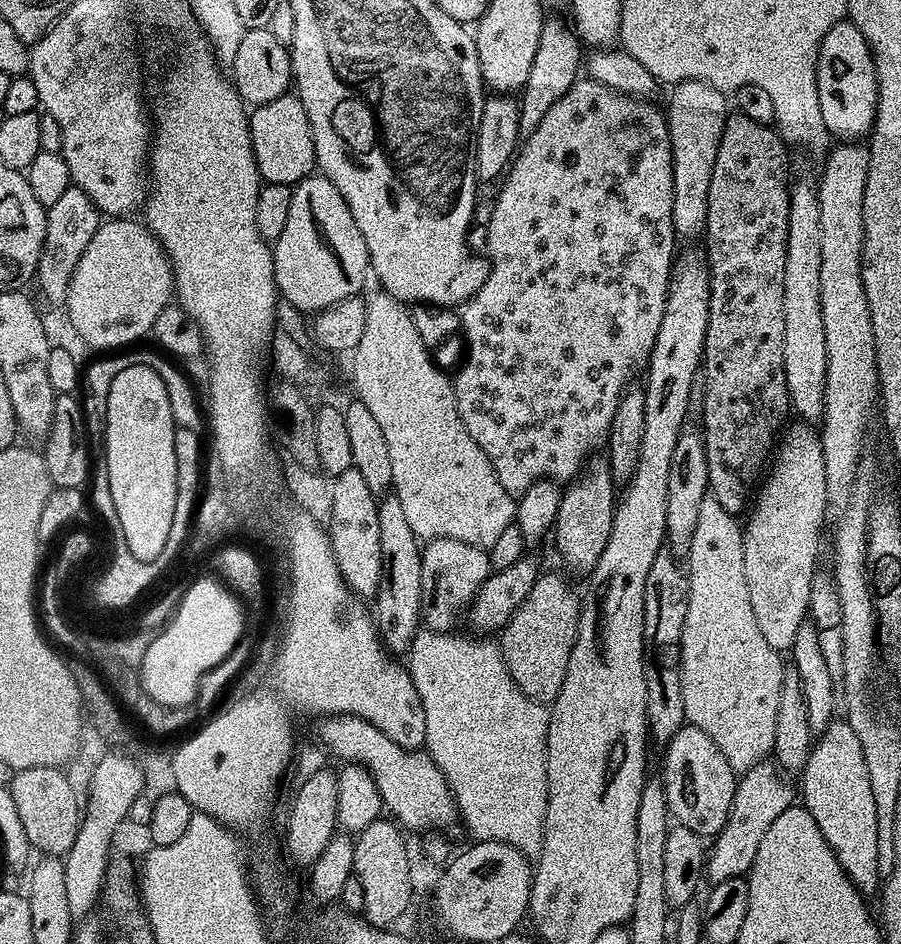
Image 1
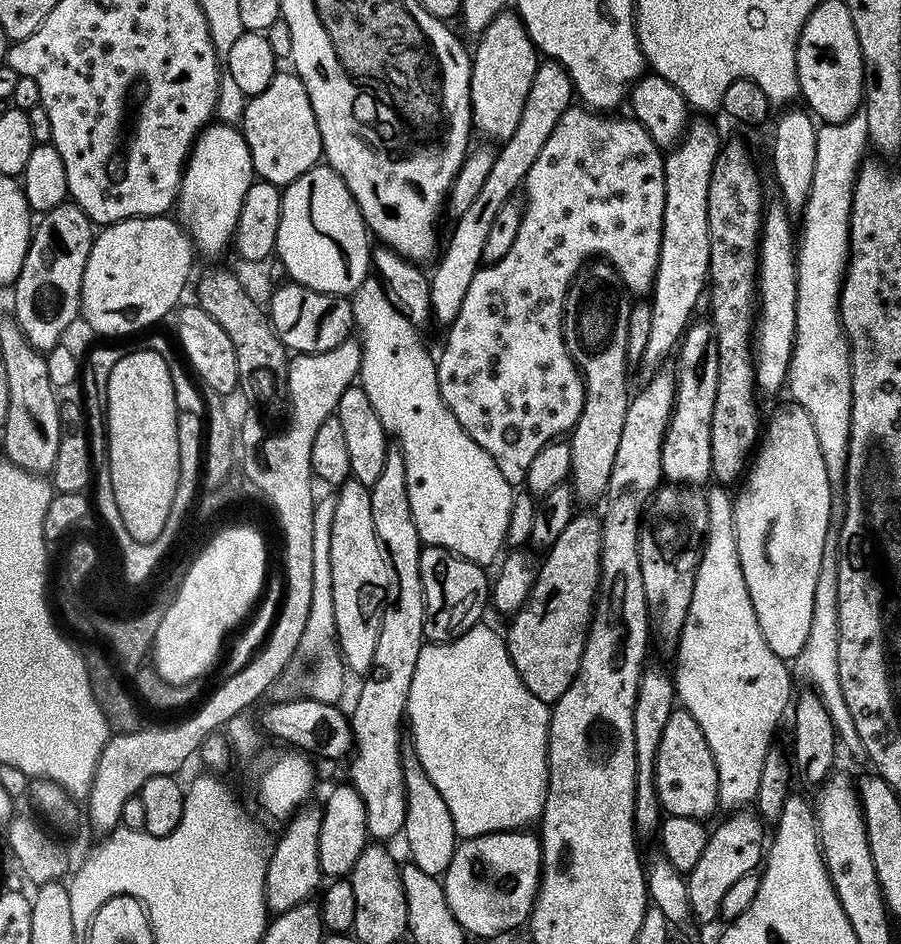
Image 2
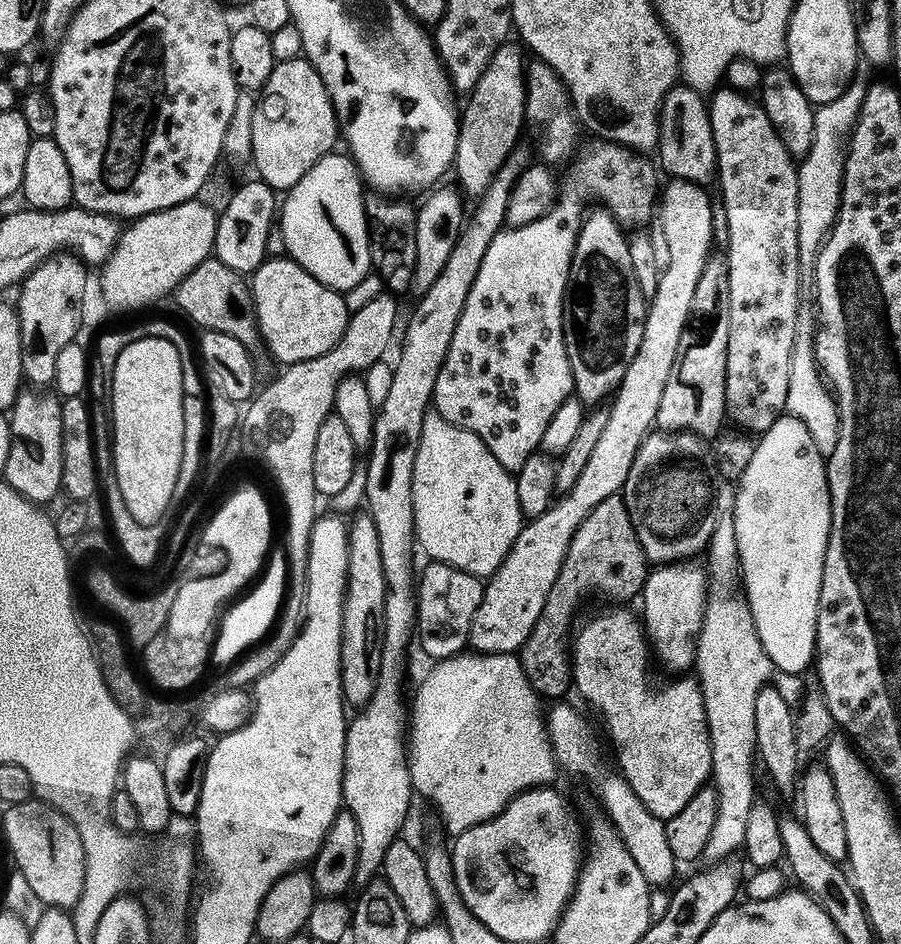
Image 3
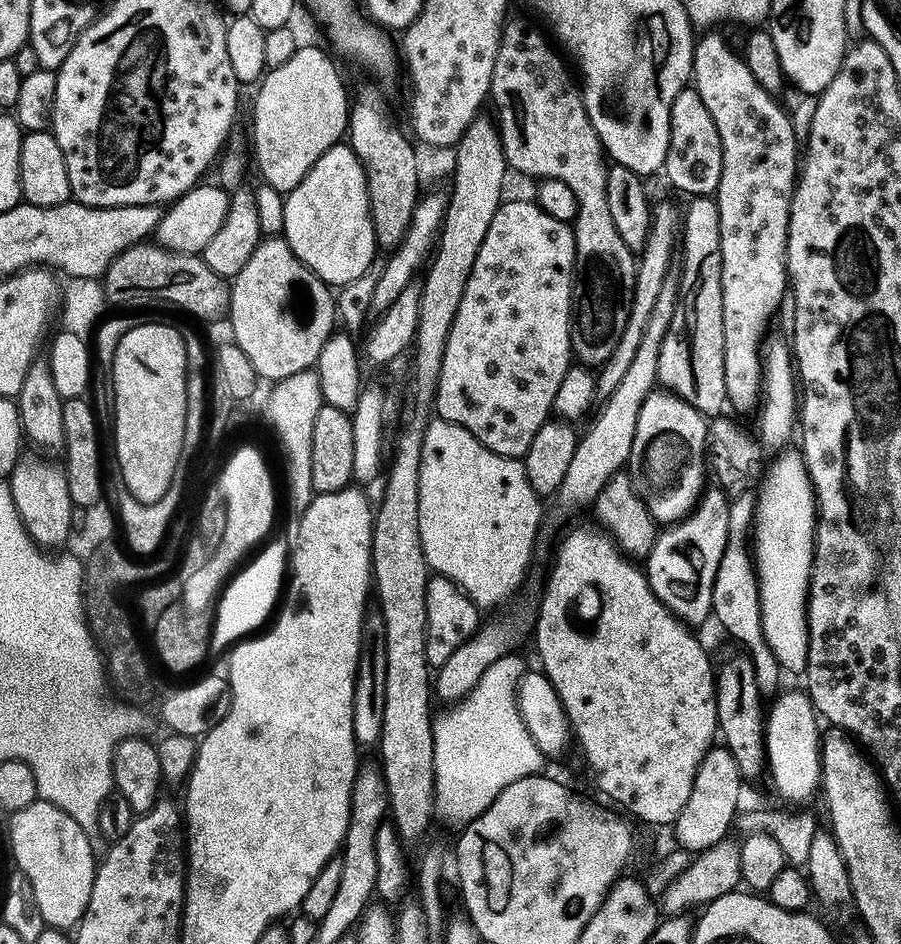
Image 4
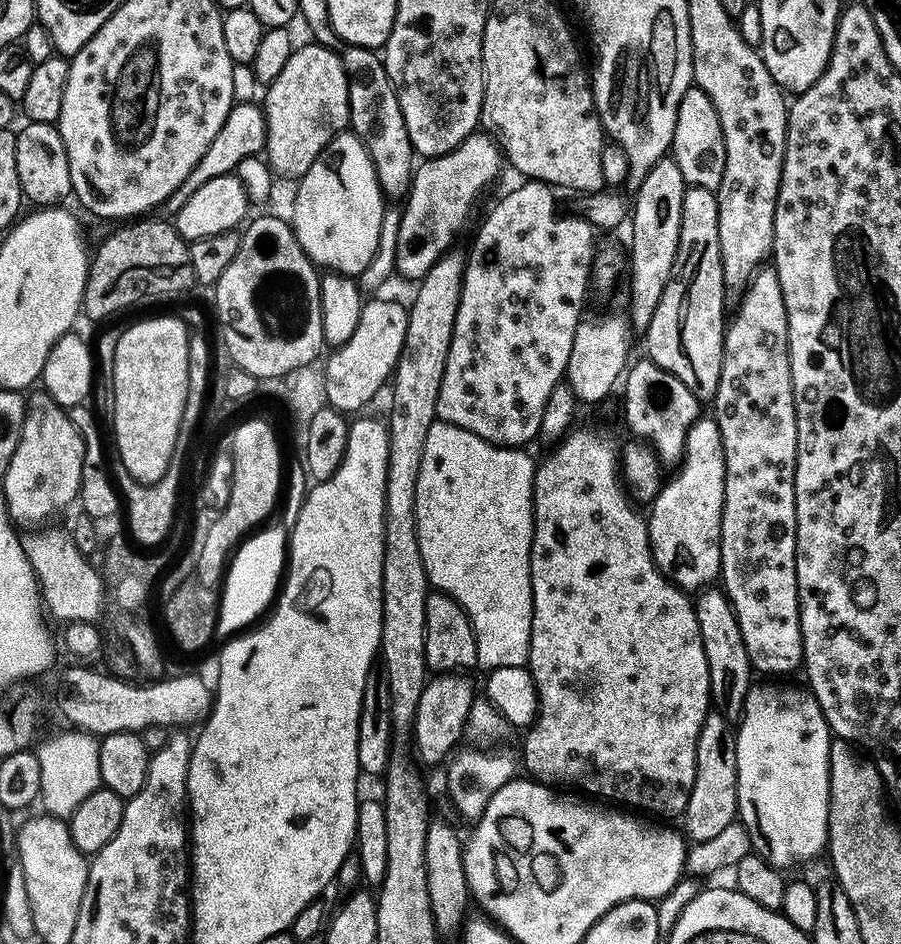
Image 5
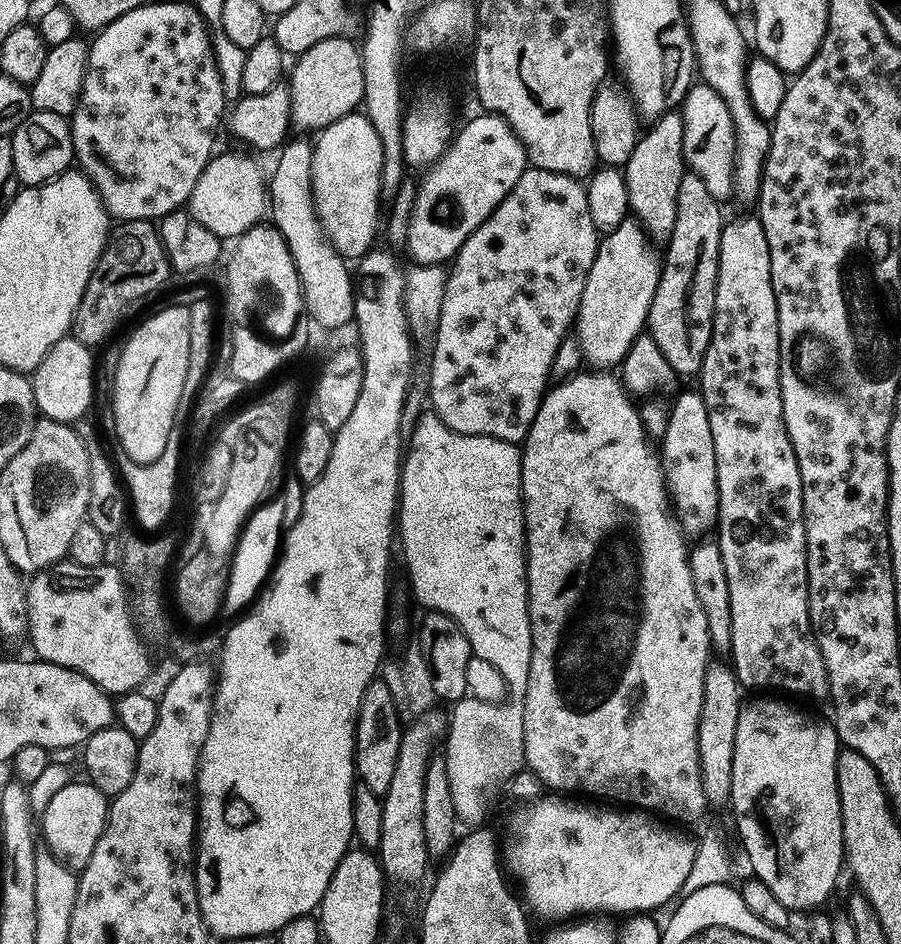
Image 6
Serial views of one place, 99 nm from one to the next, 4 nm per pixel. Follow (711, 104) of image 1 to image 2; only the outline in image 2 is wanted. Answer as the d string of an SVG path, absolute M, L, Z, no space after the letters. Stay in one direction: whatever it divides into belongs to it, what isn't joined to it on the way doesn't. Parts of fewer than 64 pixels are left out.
M698 118L693 119L688 127L684 129L684 136L675 148L671 149L664 157L664 189L666 190L666 202L664 203L664 213L662 214L662 246L660 247L660 261L658 262L658 270L656 271L656 282L652 286L650 293L650 303L652 306L653 325L650 326L650 338L646 345L644 354L643 367L648 367L648 370L656 370L661 367L660 364L668 356L668 351L675 349L679 345L690 321L693 319L692 311L696 308L696 303L700 300L700 295L705 295L706 285L708 283L708 263L710 262L710 238L708 237L708 199L710 198L710 174L714 170L714 162L718 158L722 147L722 139L716 133L716 128L711 124L711 119Z

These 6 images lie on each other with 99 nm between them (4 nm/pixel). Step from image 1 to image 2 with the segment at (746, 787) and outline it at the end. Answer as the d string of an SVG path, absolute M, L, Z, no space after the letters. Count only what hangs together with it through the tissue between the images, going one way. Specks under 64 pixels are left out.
M736 810L727 816L730 817L716 829L711 829L706 850L702 850L702 858L698 858L698 866L686 876L693 915L702 922L713 921L719 915L726 890L743 875L755 873L766 856L765 821L752 810Z

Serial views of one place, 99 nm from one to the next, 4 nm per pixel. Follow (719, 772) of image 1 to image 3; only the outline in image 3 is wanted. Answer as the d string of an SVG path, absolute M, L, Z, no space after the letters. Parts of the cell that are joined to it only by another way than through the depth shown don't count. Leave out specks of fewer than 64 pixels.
M612 608L593 620L588 620L576 632L570 647L570 676L574 688L592 708L600 711L604 728L616 751L615 767L624 781L642 798L642 806L659 820L674 818L698 790L709 783L712 774L712 741L708 738L708 724L704 720L704 698L695 679L672 678L657 688L651 688L644 677L648 668L650 644L641 621L628 608Z

